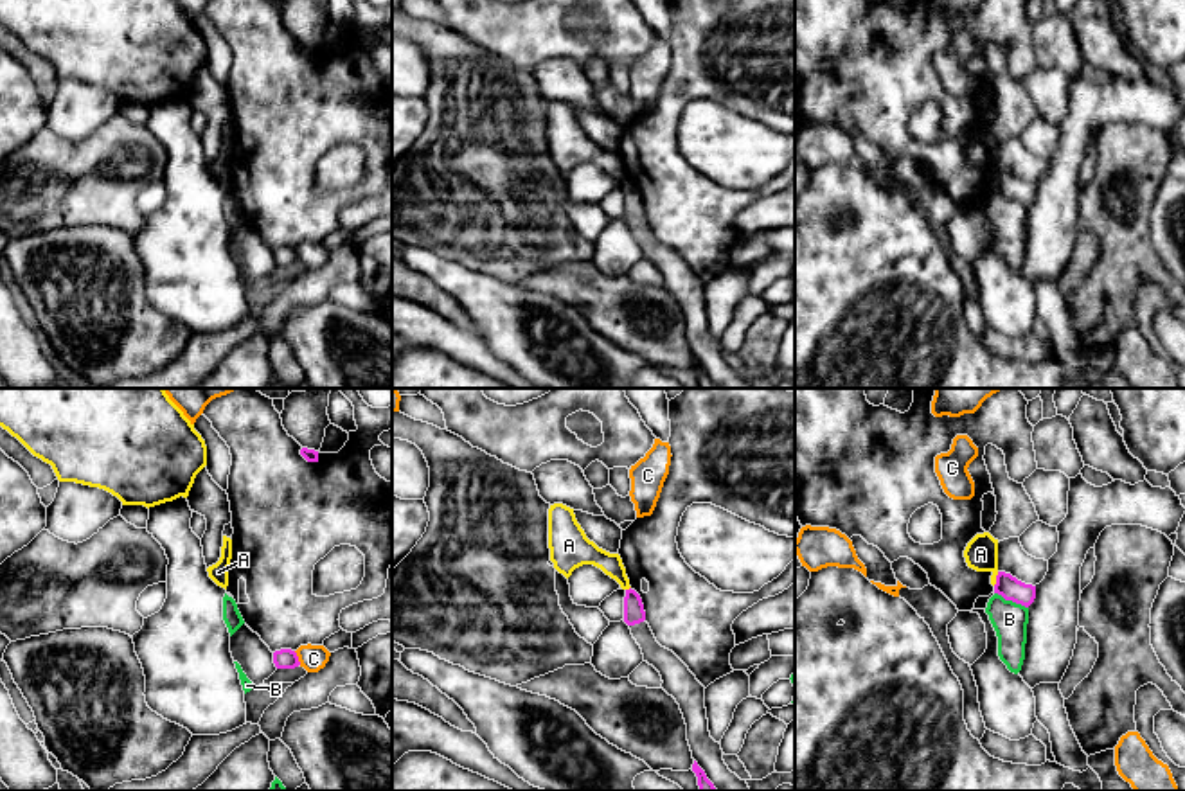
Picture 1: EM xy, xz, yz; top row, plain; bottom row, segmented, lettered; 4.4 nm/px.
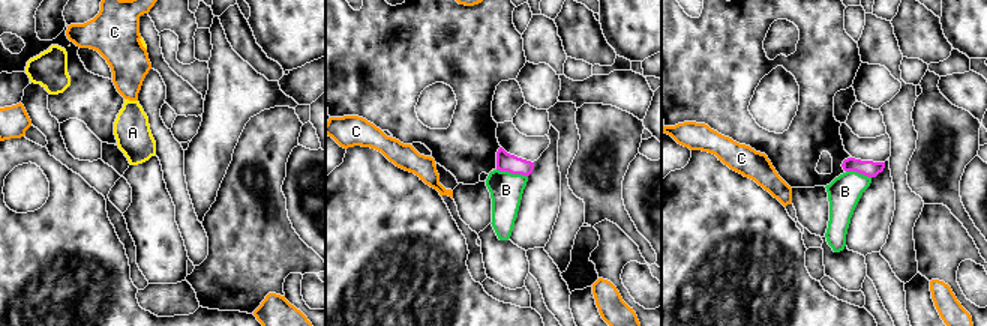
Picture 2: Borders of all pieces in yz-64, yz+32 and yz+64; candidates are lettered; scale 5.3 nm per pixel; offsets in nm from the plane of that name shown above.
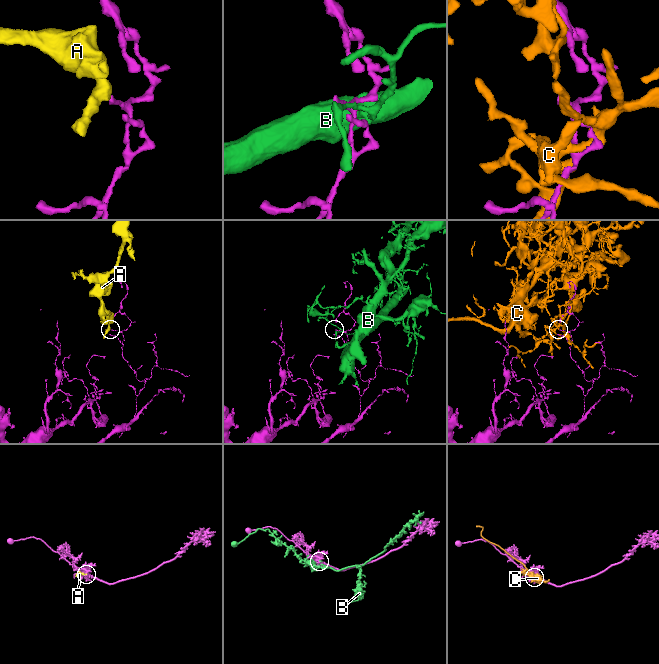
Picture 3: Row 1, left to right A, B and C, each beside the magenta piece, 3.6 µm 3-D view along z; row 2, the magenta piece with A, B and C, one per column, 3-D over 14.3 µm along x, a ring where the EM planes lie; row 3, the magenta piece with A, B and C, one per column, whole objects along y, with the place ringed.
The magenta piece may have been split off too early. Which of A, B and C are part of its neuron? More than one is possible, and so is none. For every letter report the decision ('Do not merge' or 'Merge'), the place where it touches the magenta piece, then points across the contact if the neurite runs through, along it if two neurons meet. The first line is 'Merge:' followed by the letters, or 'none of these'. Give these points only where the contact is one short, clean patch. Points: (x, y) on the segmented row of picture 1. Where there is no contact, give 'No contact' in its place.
Merge: none of these
A: Do not merge. Touches magenta at yz (997, 579). Boundary: yz (998, 572), (993, 585)
B: Do not merge. Touches magenta at yz (1011, 599)
C: Do not merge. Touches magenta at xy (297, 658)

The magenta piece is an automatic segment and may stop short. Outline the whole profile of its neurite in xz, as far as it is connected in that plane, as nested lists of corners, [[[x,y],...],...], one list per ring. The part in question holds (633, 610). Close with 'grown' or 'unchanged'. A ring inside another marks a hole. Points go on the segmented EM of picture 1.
[[[626,590],[624,597],[624,622],[635,626],[646,620],[646,611],[640,595],[635,590]]] | unchanged

